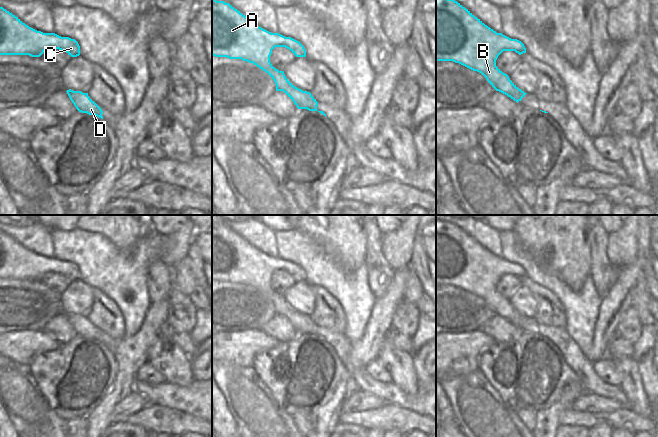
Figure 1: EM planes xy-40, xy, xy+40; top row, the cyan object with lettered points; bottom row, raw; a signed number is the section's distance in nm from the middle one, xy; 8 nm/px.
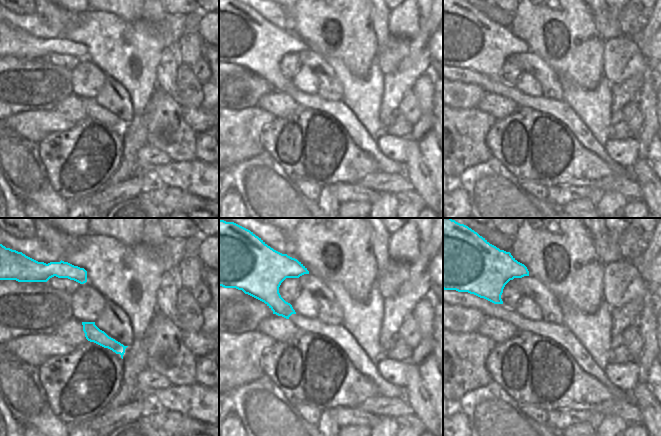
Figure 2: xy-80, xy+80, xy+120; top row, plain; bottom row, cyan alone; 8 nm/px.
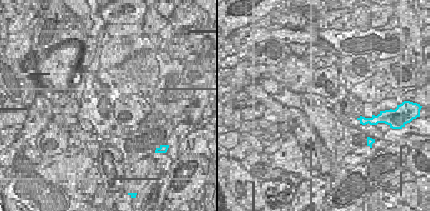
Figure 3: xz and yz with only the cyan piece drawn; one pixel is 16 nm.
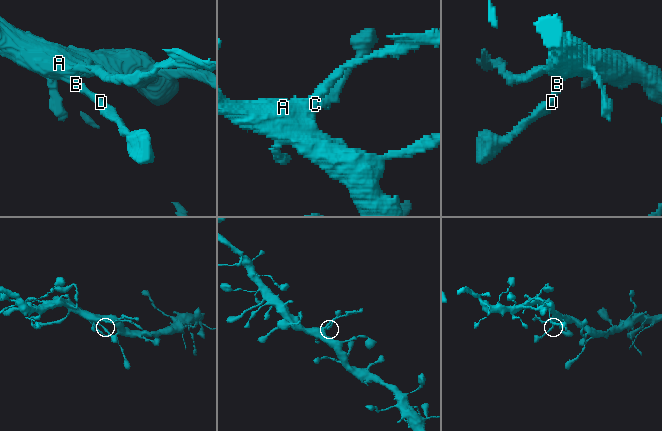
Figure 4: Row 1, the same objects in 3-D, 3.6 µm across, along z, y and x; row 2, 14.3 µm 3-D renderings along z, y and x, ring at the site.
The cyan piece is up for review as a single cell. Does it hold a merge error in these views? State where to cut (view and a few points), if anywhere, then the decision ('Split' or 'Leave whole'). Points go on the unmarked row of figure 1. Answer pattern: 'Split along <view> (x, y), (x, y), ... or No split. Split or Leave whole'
No split. Leave whole

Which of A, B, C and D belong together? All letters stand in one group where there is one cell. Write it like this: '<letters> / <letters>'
A B C D

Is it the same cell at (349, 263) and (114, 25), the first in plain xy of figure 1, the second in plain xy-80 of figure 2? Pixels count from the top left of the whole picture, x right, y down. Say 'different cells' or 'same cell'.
different cells

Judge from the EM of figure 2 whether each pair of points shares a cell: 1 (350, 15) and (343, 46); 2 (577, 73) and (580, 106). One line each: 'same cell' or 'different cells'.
1: same cell
2: different cells

